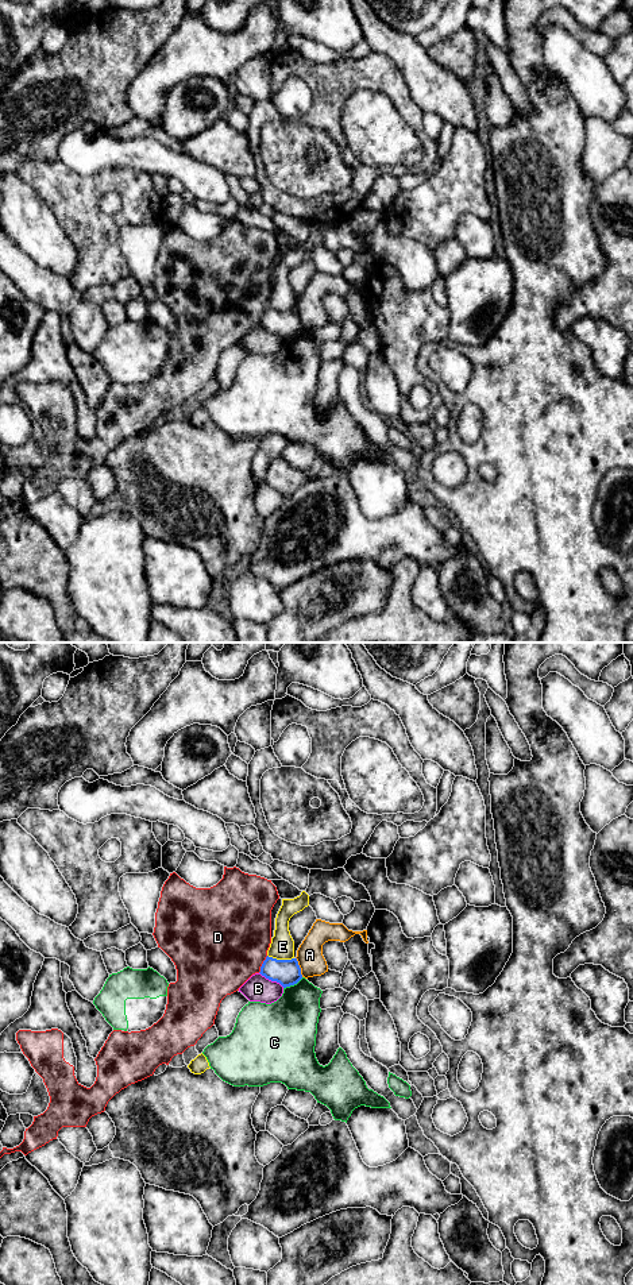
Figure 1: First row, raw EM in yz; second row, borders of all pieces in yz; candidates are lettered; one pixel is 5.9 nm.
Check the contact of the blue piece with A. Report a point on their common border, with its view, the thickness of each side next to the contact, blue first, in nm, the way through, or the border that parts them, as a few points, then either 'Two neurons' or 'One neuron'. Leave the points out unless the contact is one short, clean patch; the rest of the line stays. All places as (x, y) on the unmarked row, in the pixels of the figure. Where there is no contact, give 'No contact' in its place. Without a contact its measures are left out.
Touches blue at yz (298, 319). Thickness 160 nm (blue) against 160 nm. Boundary: yz (296, 309), (303, 328). Two neurons

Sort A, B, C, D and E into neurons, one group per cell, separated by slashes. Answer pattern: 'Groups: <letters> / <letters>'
Groups: A / B / C / D / E

